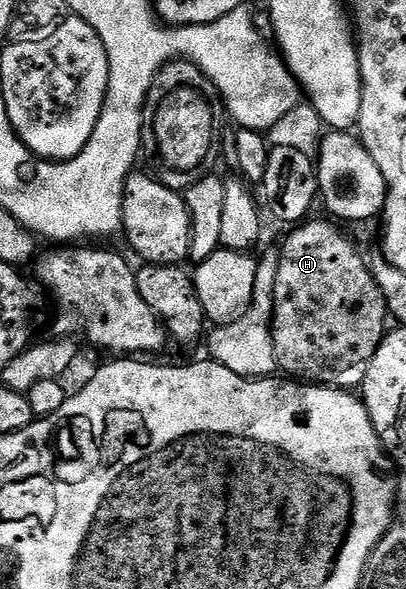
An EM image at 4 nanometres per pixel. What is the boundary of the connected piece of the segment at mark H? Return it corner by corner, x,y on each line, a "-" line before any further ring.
311,218
306,222
300,223
298,226
292,227
288,232
291,233
284,238
283,244
281,243
281,247
279,248
280,264
277,266
277,282
275,283
273,314
271,315
270,327
278,371
300,382
321,384
325,388
358,389
362,385
365,374
369,370
369,362
373,362
373,358
377,354
383,337
389,328
389,313
383,292
377,286
374,278
371,277
371,269
368,261
363,261
363,256
359,253
358,246
341,229
334,228
331,224
326,224
323,218

